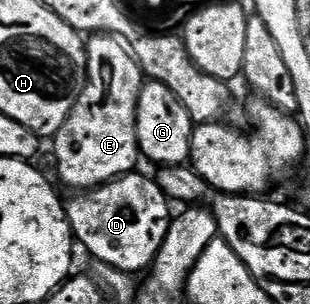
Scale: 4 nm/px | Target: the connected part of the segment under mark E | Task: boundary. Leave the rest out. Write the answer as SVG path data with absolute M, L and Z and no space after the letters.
M93 33L88 36L85 45L85 84L79 93L79 97L75 101L75 105L71 109L71 113L67 117L67 121L63 121L63 125L52 136L53 143L53 159L57 162L57 175L69 187L77 187L73 189L88 189L91 187L101 187L105 183L110 183L113 179L118 179L120 175L127 175L138 170L137 159L139 160L139 152L137 149L137 98L143 86L143 72L141 66L137 63L136 57L132 50L118 36L107 35L104 33Z

